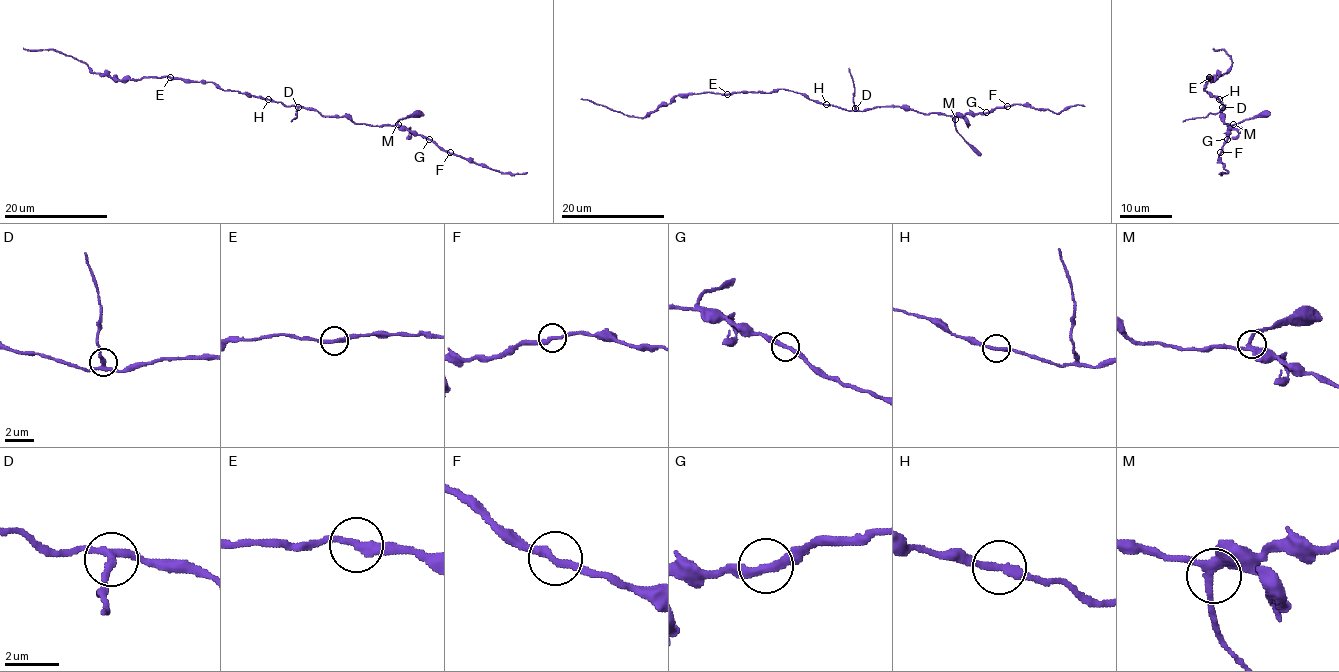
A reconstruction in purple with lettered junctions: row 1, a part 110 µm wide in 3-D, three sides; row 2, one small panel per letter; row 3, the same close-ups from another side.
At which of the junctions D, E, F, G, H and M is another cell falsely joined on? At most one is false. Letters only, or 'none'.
D

